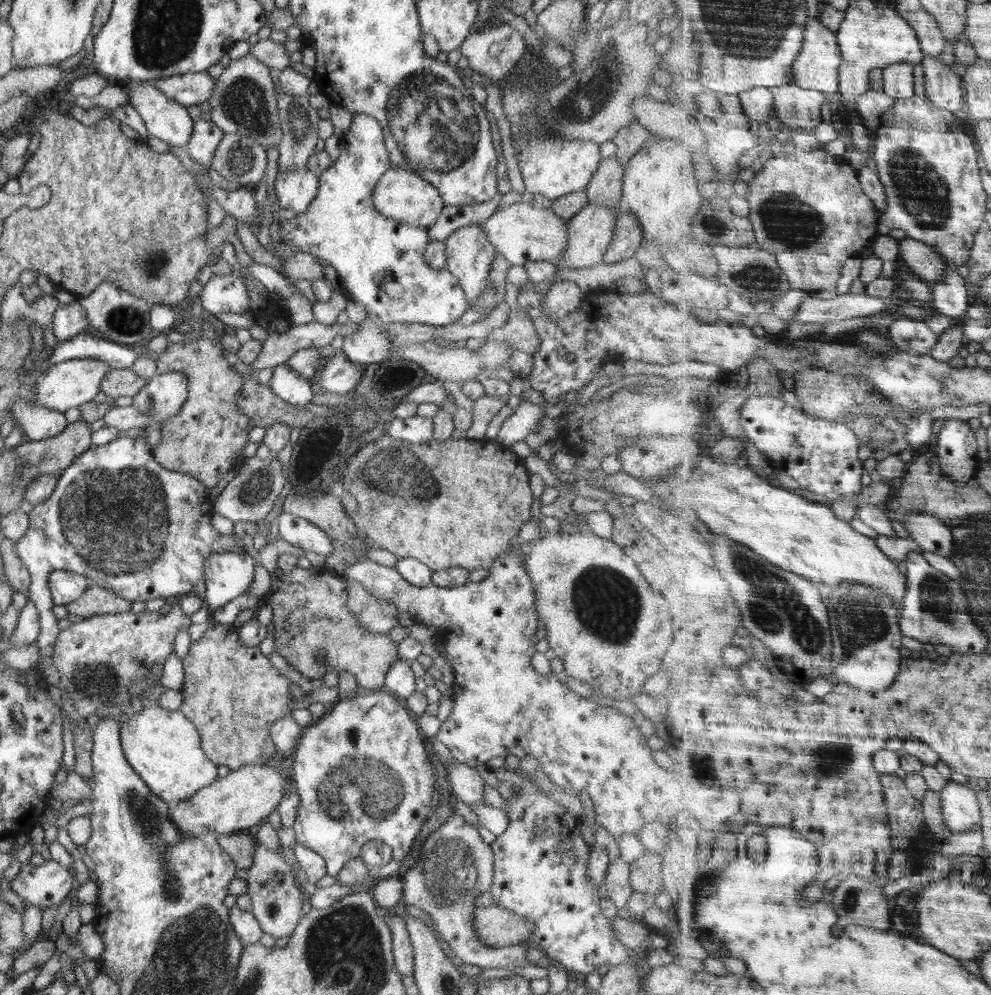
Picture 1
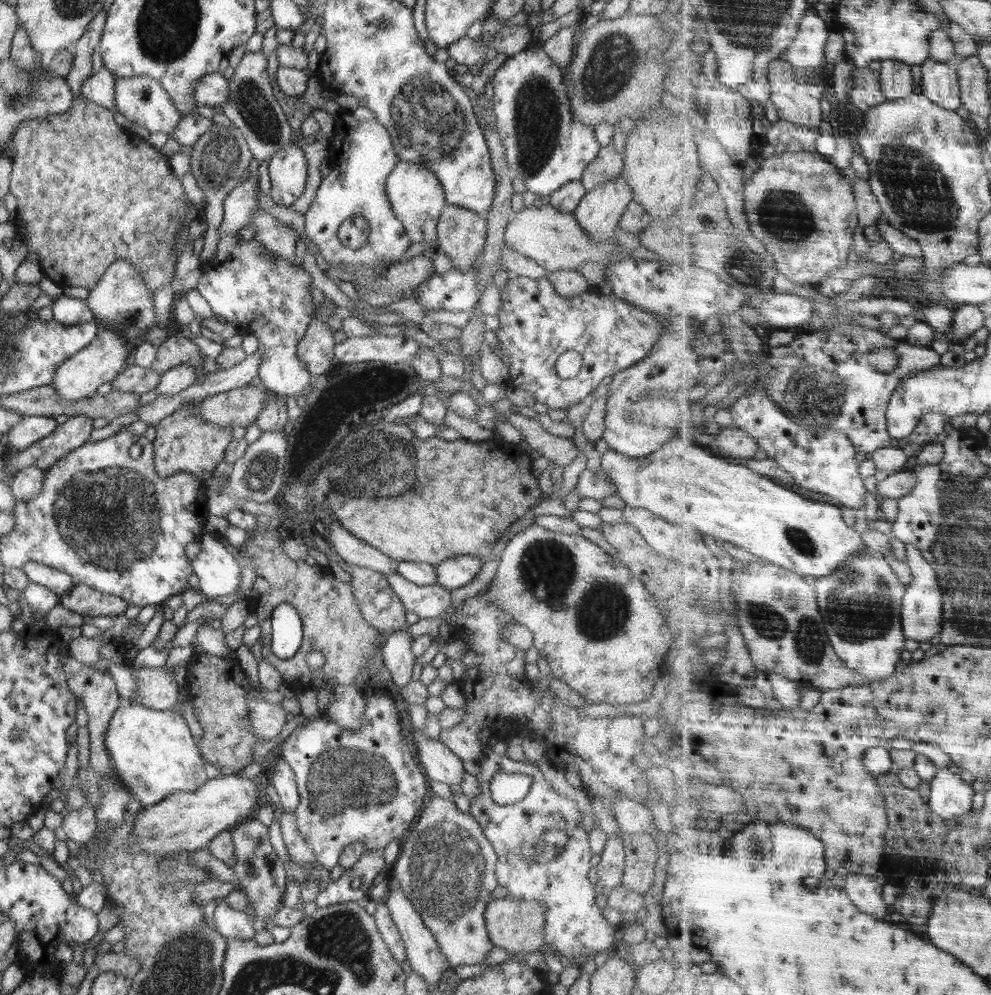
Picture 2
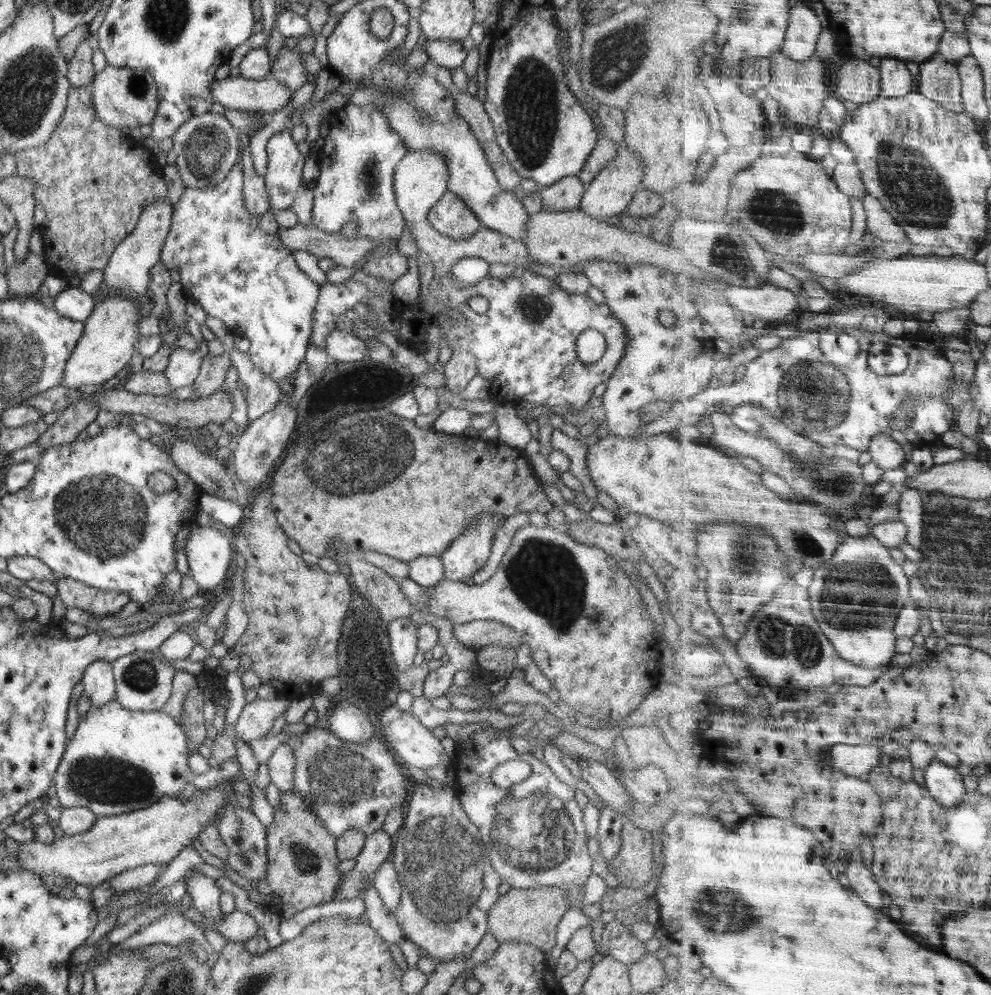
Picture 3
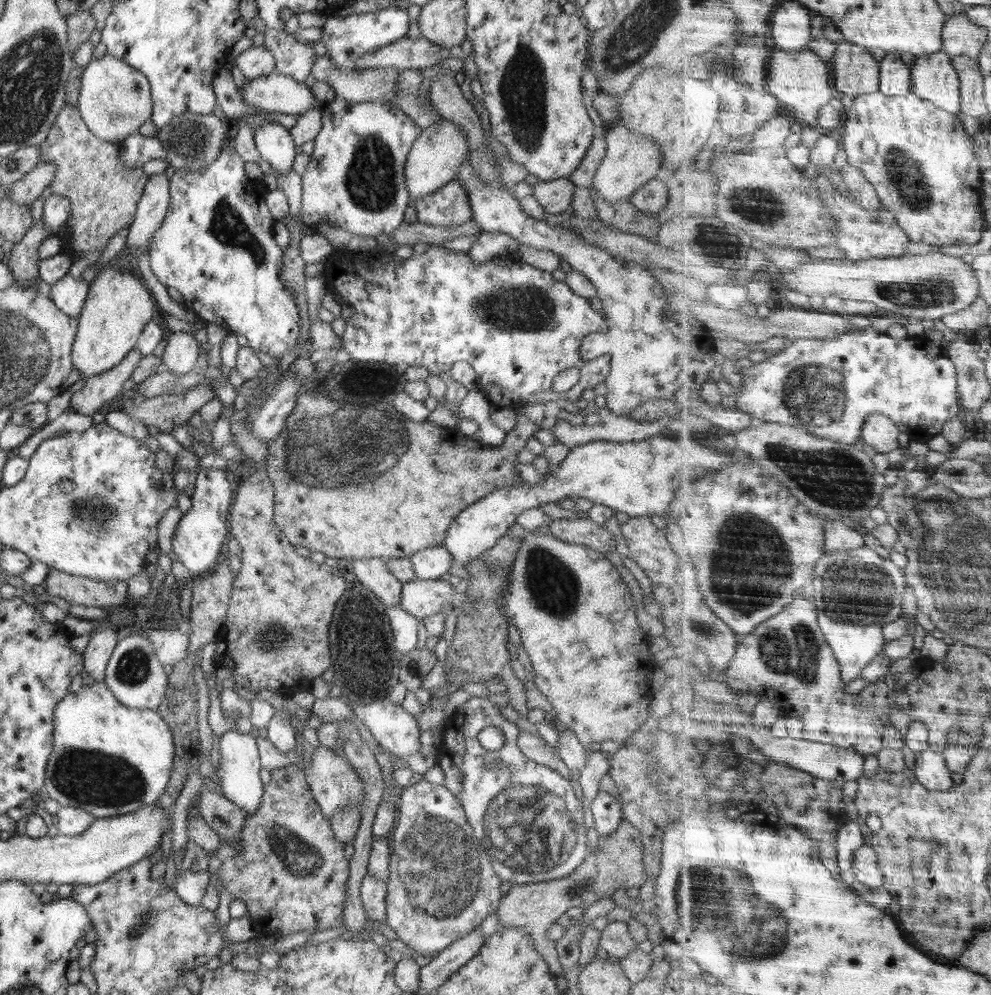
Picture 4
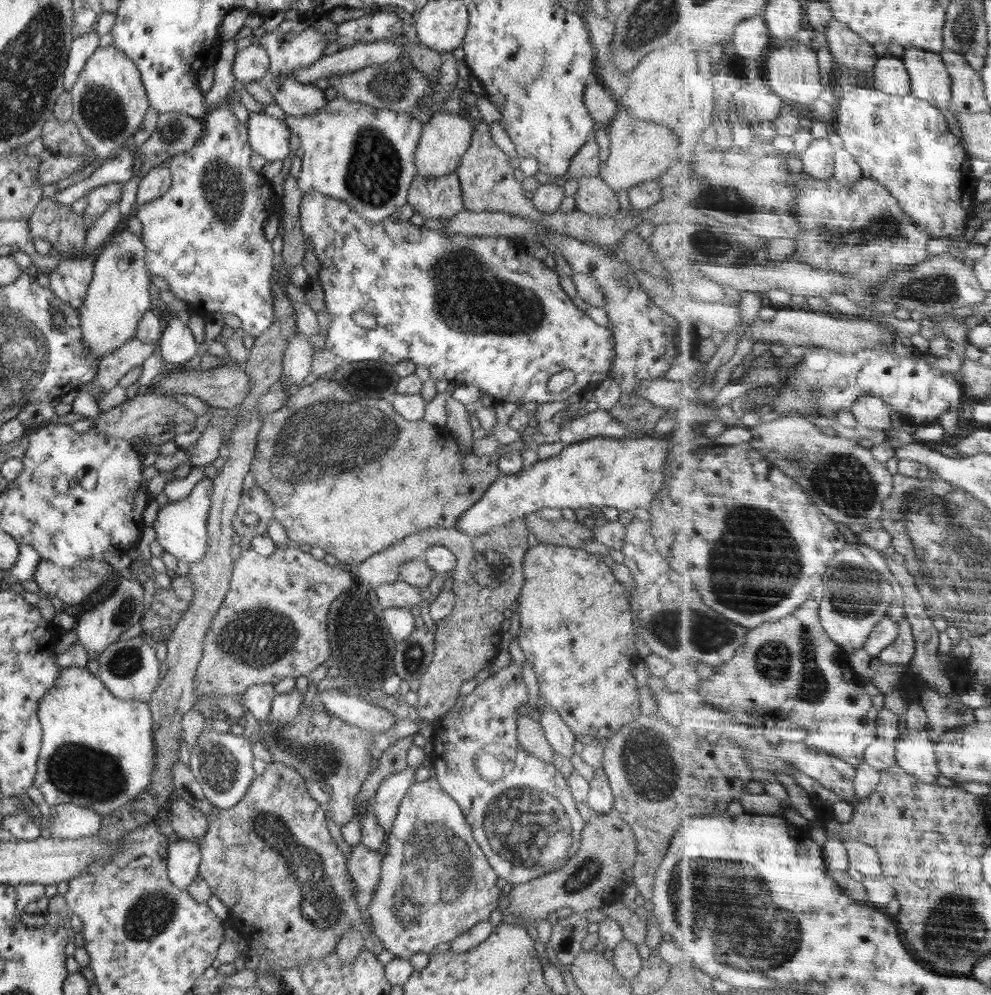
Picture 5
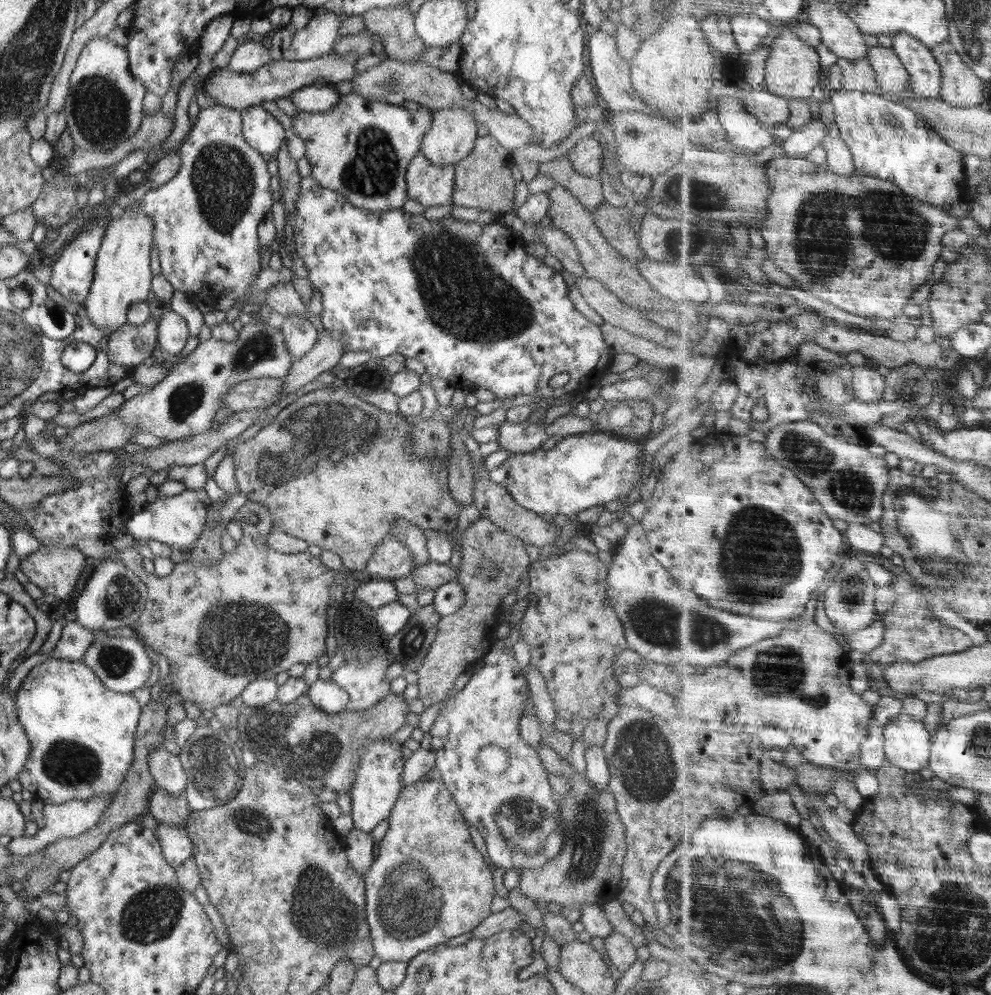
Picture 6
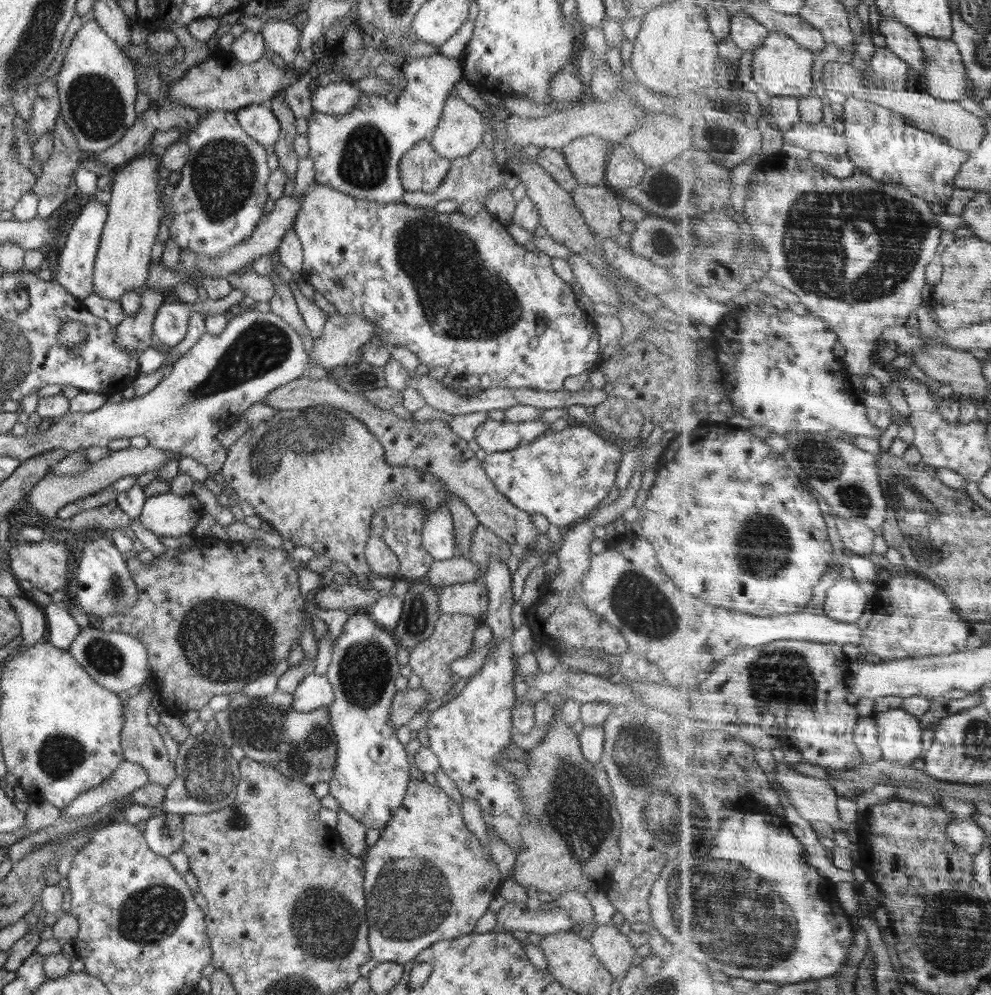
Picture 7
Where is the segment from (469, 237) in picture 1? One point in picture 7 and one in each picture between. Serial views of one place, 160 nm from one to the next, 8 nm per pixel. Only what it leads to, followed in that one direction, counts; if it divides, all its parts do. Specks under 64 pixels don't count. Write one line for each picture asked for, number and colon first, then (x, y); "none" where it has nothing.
2: (461, 235)
3: (449, 216)
4: (449, 207)
5: (439, 198)
6: (431, 185)
7: (421, 168)

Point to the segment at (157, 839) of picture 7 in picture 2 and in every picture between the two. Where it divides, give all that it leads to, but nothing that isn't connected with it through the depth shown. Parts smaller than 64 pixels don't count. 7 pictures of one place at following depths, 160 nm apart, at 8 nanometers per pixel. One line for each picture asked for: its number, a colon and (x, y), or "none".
2: (232, 924)
3: (205, 894)
4: (191, 884)
5: (183, 859)
6: (176, 846)

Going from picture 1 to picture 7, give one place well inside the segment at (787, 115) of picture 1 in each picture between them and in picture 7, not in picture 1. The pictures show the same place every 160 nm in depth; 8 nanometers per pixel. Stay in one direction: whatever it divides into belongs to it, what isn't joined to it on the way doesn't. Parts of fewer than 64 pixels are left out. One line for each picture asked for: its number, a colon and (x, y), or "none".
2: (799, 103)
3: (800, 88)
4: (801, 80)
5: (794, 69)
6: (793, 67)
7: (784, 67)

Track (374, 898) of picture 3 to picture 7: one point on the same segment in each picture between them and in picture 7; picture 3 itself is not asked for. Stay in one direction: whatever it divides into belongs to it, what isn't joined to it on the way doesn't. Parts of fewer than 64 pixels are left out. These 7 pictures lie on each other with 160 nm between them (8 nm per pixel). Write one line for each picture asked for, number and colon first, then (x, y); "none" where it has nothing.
4: (373, 892)
5: (364, 865)
6: (359, 847)
7: (352, 833)

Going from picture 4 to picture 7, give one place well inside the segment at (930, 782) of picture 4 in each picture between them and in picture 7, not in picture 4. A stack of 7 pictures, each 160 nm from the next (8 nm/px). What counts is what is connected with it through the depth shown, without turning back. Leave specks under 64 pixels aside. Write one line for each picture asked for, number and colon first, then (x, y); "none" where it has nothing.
5: (917, 753)
6: (909, 745)
7: (902, 739)

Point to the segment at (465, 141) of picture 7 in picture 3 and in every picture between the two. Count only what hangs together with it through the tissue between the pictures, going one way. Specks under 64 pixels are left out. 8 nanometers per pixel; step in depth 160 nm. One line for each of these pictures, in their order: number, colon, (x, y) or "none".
3: (421, 178)
4: (438, 152)
5: (445, 138)
6: (451, 137)

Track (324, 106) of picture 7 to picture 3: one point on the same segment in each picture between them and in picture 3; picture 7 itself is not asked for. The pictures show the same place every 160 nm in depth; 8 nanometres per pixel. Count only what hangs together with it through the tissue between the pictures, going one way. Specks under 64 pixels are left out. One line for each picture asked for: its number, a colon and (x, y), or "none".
3: (267, 95)
4: (276, 92)
5: (295, 98)
6: (309, 98)

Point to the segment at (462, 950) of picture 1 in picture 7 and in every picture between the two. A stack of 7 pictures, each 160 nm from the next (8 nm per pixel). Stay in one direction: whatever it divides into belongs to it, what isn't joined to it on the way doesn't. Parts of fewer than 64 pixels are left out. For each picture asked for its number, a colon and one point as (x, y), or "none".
2: (446, 866)
3: (448, 885)
4: (441, 885)
5: (436, 883)
6: (429, 883)
7: (428, 878)

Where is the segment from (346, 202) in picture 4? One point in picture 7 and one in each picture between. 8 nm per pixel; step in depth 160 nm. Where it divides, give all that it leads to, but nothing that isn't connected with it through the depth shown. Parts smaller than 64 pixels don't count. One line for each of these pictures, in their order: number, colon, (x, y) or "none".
5: (363, 155)
6: (361, 149)
7: (358, 153)

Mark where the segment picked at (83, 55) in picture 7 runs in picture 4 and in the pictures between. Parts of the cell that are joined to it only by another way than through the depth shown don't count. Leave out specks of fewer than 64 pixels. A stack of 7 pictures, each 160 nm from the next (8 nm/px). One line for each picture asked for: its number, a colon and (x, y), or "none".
4: (114, 100)
5: (109, 101)
6: (104, 107)

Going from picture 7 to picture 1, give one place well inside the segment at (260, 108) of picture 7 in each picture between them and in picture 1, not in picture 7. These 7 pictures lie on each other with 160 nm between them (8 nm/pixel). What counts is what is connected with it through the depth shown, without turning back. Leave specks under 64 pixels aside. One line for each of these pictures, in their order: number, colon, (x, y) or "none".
1: (296, 189)
2: (287, 167)
3: (283, 178)
4: (274, 142)
5: (269, 137)
6: (262, 130)

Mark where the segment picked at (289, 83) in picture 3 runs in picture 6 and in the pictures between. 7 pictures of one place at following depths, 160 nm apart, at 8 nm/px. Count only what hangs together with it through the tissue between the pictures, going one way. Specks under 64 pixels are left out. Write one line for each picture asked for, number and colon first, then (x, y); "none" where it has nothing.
4: (293, 58)
5: (287, 52)
6: (316, 40)

